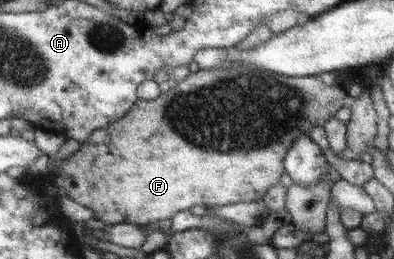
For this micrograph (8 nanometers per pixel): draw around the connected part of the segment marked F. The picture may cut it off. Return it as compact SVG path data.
M229 64L229 66L221 65L213 69L199 69L197 72L189 72L182 81L176 83L175 87L165 87L162 93L153 100L137 99L134 106L131 106L123 116L115 120L115 123L104 128L97 128L91 132L87 141L79 144L77 151L63 160L59 174L53 176L53 181L73 202L91 210L95 214L95 219L101 220L107 225L129 222L152 228L165 224L176 212L187 210L192 206L209 208L238 202L257 201L261 199L269 186L278 184L279 176L283 172L285 153L287 153L289 145L295 141L295 137L303 133L309 134L311 127L322 127L329 118L337 113L339 108L347 104L347 100L348 96L344 86L325 85L318 75L297 77L279 74L279 76L275 76L273 72L259 70L259 68L249 68L249 66L243 66L243 64L239 64L238 67L235 64Z

